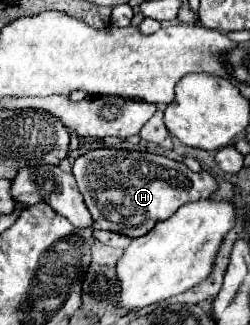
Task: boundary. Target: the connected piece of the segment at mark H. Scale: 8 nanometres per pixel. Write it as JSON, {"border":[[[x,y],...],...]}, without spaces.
{"border":[[[91,149],[75,159],[71,171],[95,225],[129,237],[141,237],[149,233],[157,221],[169,219],[181,205],[209,199],[217,189],[211,173],[193,173],[189,167],[185,167],[185,163],[141,149]]]}

